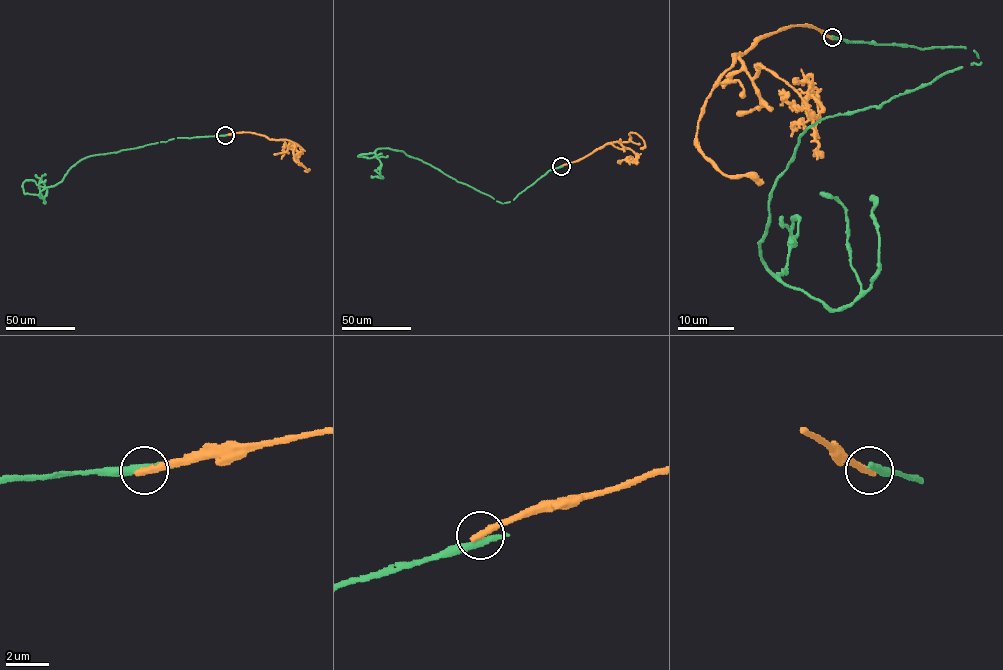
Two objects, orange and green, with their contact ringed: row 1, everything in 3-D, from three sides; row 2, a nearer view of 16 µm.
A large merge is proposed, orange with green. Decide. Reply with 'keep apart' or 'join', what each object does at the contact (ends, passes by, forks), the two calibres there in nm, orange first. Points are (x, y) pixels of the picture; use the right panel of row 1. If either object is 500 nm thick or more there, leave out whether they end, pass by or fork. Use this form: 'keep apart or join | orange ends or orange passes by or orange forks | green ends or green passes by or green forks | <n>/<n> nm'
keep apart | orange ends | green ends | 360/440 nm

